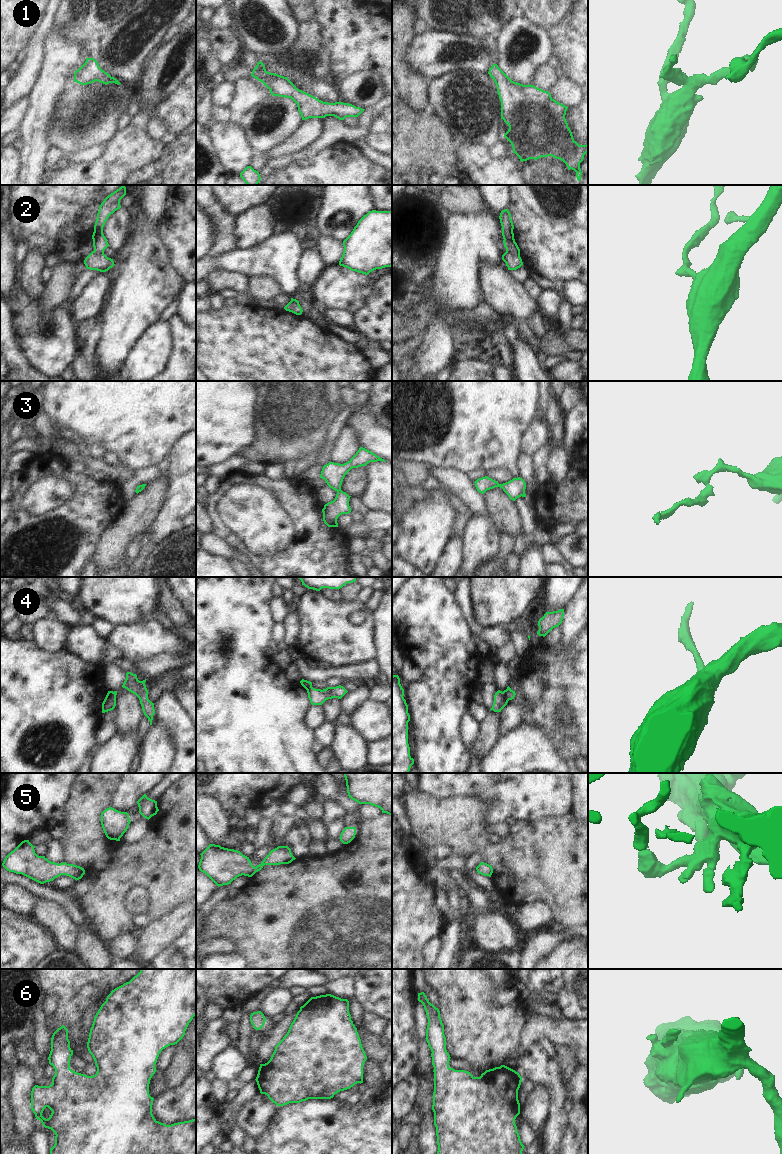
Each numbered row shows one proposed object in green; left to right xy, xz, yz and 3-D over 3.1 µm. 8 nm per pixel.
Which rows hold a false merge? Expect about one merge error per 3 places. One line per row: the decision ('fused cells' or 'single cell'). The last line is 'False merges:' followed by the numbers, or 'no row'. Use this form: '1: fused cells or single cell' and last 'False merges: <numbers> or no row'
1: single cell
2: fused cells
3: single cell
4: fused cells
5: single cell
6: single cell
False merges: 2, 4

